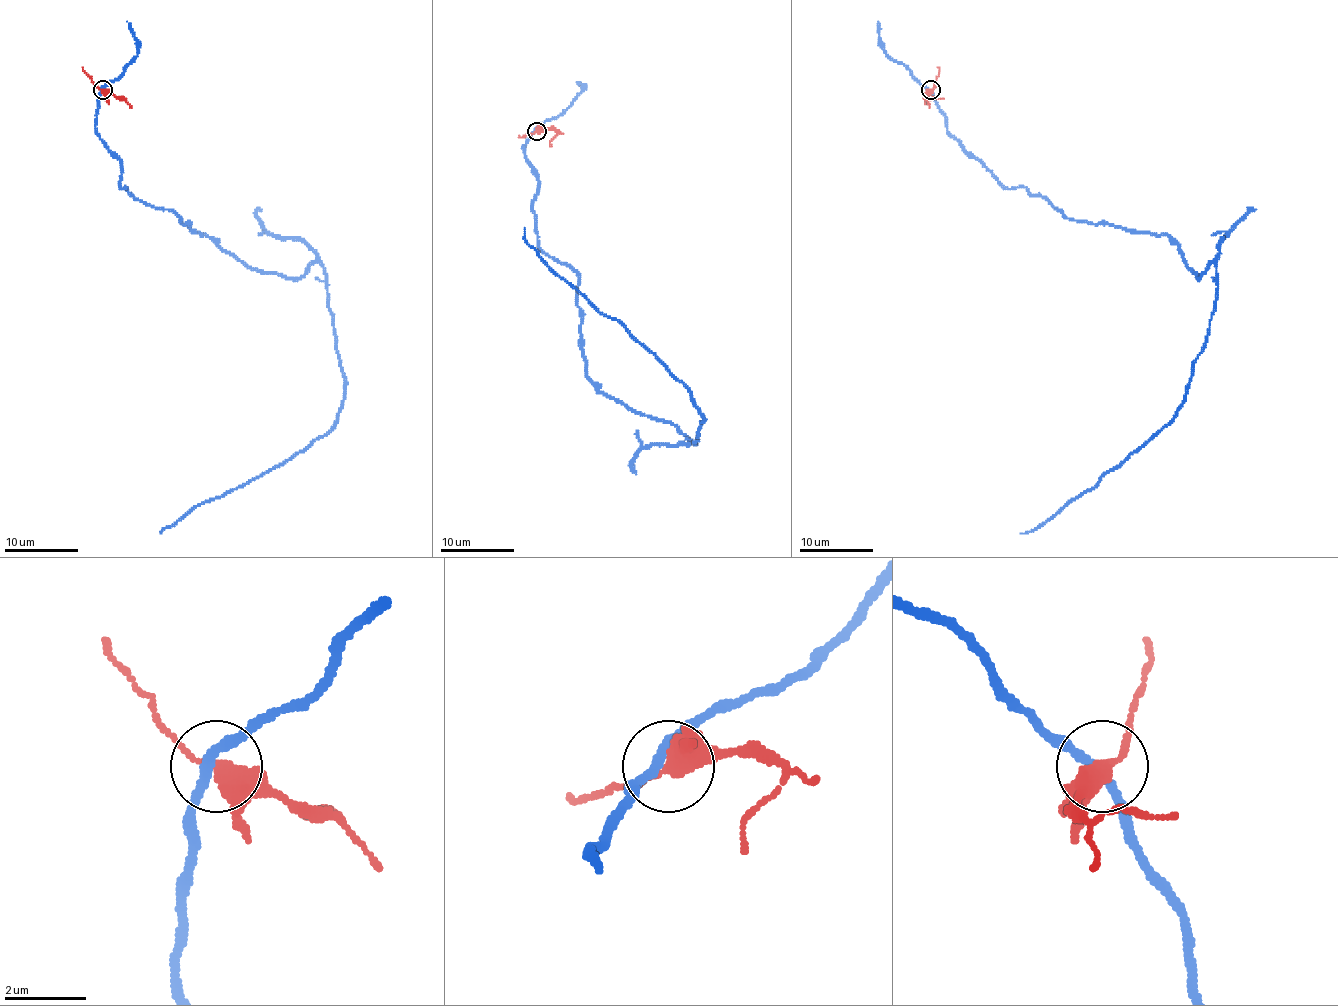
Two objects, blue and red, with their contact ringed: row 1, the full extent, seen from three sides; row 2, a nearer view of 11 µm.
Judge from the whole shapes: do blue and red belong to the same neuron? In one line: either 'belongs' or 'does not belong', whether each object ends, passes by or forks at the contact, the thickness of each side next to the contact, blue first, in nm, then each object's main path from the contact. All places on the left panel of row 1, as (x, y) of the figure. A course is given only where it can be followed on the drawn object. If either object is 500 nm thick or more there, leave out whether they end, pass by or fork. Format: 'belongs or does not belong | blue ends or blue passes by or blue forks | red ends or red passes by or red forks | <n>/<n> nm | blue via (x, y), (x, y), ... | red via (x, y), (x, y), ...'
does not belong | blue passes by | red passes by | 220/380 nm | blue via (102, 89), (95, 130), (121, 187), (262, 272), (317, 262), (345, 393), (329, 430), (160, 533) | red via (102, 89), (124, 98), (120, 98)

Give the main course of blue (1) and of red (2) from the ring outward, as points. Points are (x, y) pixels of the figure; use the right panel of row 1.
1: (929, 89), (1003, 187), (1168, 235), (1199, 277), (1212, 262), (1218, 275), (1182, 406), (1020, 533)
2: (931, 89), (927, 98), (944, 98)

